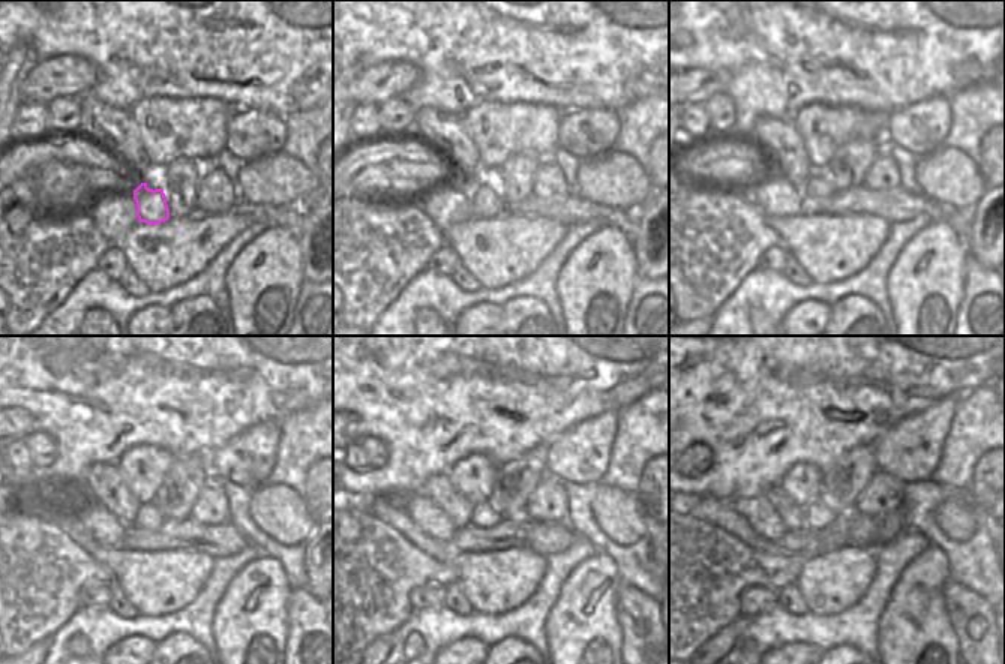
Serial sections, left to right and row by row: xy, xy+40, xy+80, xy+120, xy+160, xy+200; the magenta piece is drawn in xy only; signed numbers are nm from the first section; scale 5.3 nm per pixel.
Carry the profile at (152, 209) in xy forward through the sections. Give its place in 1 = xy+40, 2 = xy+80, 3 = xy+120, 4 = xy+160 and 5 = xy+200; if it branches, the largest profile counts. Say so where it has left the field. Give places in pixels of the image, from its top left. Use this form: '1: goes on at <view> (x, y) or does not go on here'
1: goes on at xy+40 (488, 203)
2: goes on at xy+80 (819, 185)
3: goes on at xy+120 (149, 517)
4: goes on at xy+160 (485, 514)
5: goes on at xy+200 (819, 511)

